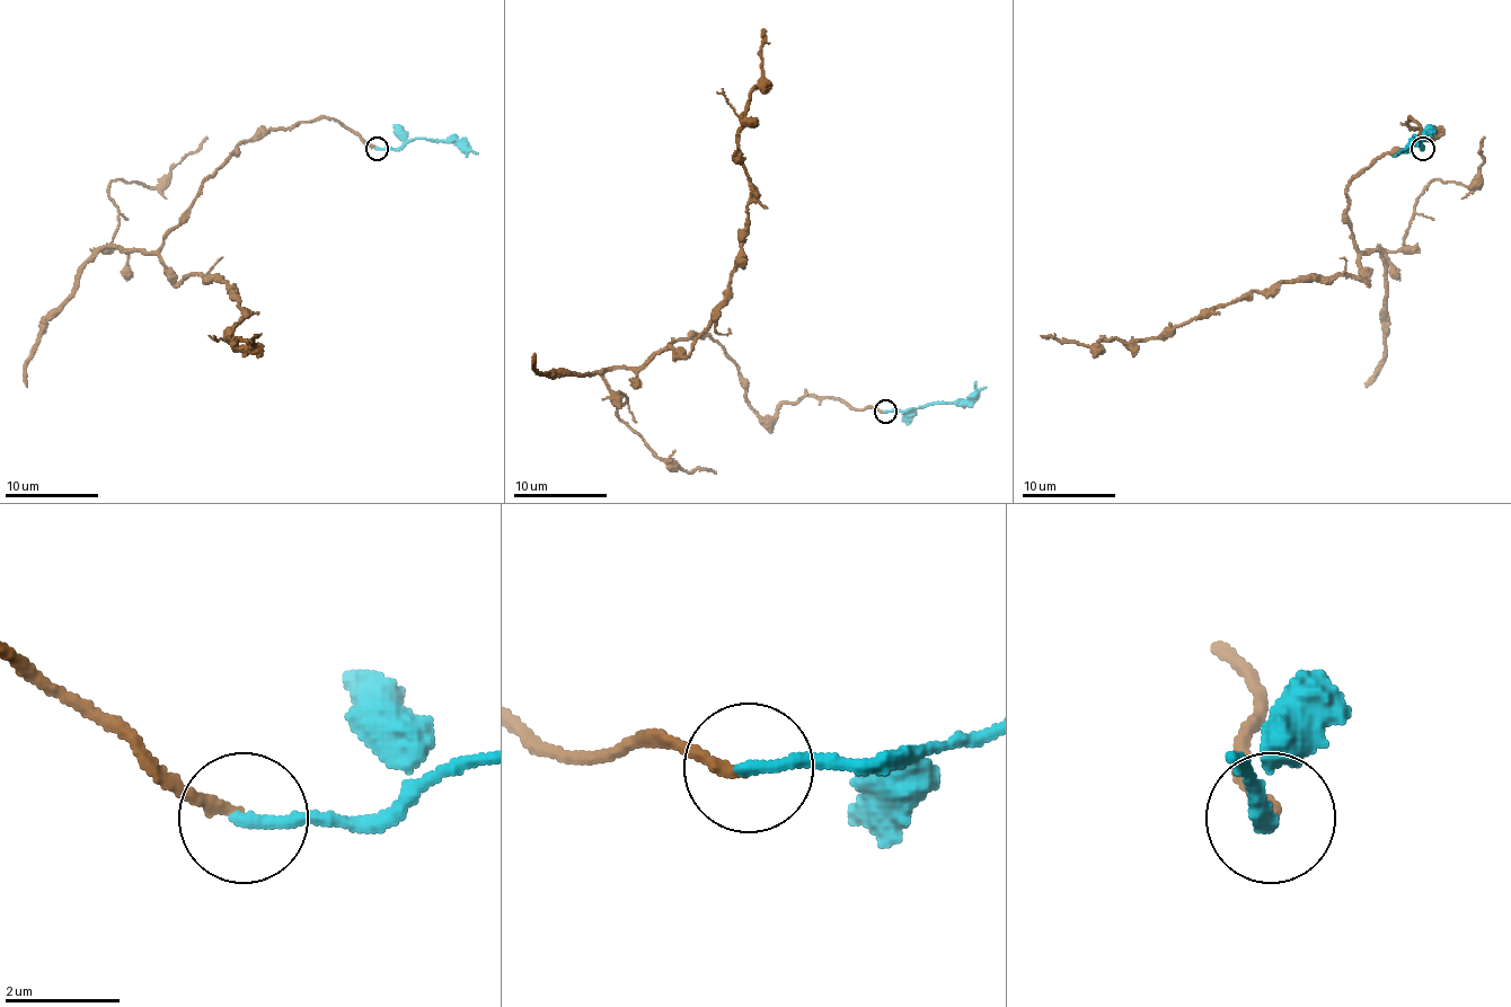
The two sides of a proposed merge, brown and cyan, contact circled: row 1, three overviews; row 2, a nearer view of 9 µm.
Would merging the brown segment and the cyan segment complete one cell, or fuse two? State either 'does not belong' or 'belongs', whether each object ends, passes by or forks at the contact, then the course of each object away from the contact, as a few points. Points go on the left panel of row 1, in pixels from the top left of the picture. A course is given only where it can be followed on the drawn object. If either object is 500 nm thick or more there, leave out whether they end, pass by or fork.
belongs; brown ends; cyan ends; course brown (377, 147), (332, 118), (255, 134), (164, 240), (179, 280), (231, 289), (229, 336), (255, 336); course cyan (377, 149), (399, 149), (414, 139), (449, 139), (462, 141), (477, 153)

